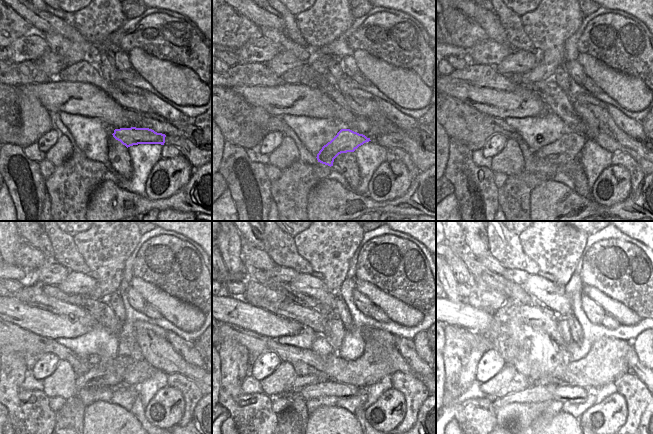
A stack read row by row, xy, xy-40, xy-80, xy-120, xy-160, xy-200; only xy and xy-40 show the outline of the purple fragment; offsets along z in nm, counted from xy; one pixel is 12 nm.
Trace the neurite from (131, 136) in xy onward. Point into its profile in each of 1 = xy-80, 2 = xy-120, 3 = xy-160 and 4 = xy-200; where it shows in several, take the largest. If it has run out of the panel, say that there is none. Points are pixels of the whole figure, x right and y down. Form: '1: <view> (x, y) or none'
1: xy-80 (564, 149)
2: xy-120 (109, 373)
3: xy-160 (300, 382)
4: xy-200 (519, 383)

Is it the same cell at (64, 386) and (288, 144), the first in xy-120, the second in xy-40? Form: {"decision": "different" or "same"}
{"decision": "same"}

